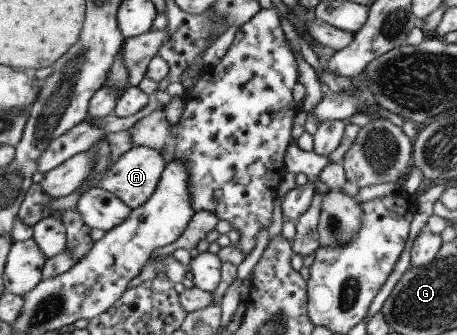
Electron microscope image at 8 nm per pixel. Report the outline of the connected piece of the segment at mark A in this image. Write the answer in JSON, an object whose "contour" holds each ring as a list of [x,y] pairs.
{"contour":[[[134,146],[108,169],[99,187],[113,193],[132,209],[136,209],[142,207],[156,193],[167,165],[160,150],[148,146]]]}

